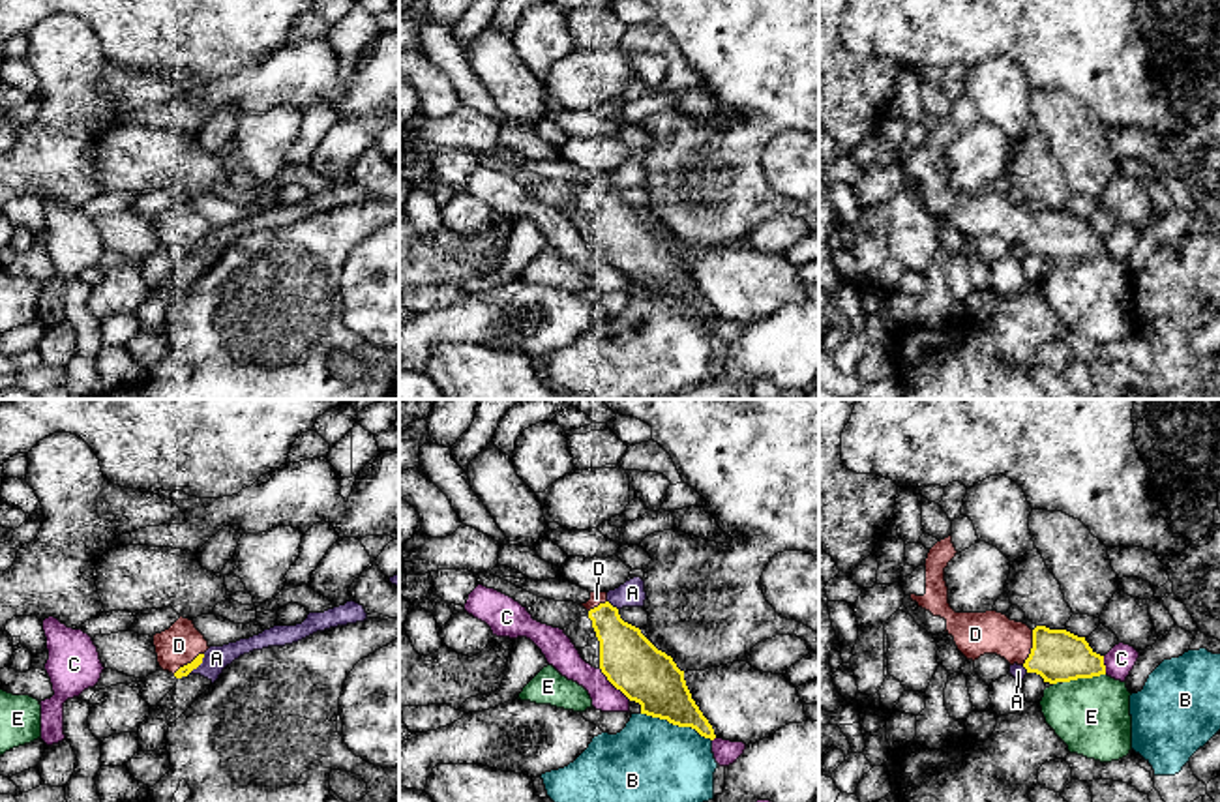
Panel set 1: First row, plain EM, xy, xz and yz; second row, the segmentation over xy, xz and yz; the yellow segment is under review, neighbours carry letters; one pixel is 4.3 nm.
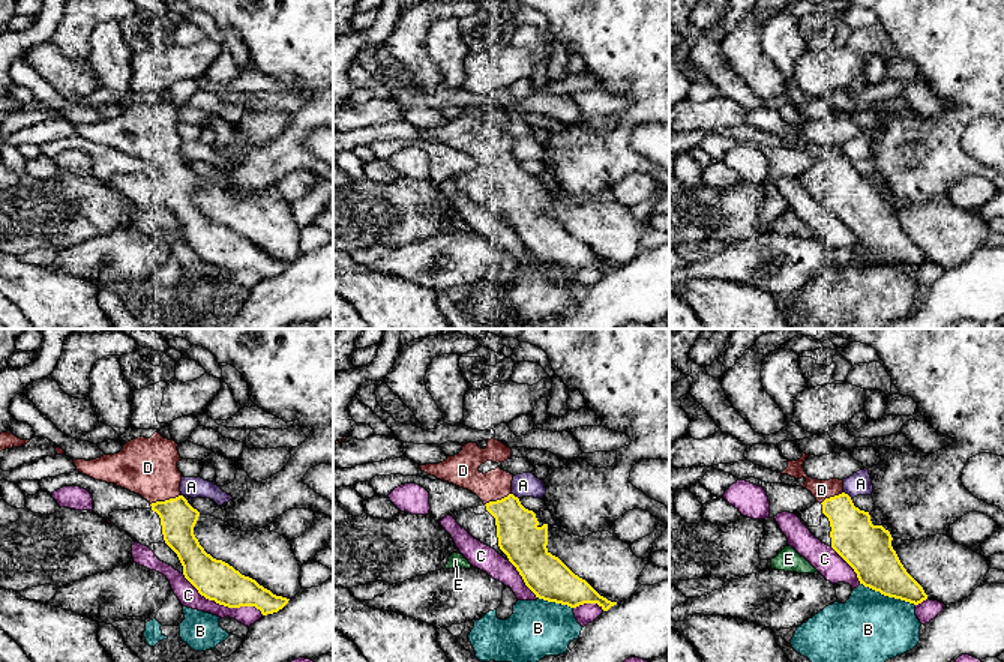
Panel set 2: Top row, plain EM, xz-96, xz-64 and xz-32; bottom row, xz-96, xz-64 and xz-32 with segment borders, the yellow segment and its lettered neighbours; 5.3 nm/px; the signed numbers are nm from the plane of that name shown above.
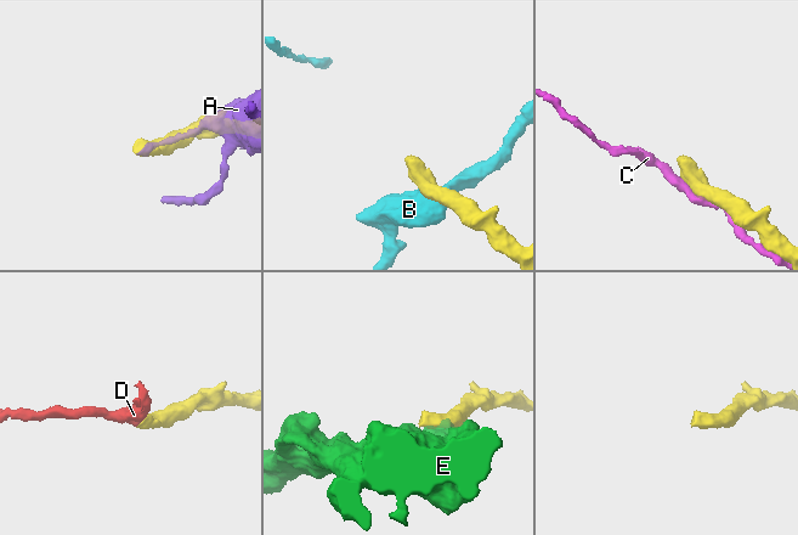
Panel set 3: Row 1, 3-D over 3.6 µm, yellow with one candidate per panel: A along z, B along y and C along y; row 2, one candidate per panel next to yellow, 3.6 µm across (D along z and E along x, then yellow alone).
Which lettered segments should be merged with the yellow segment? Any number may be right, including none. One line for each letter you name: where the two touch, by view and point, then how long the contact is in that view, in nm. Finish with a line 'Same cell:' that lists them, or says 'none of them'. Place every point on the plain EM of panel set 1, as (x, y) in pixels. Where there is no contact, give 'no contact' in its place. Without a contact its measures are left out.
D: meets yellow in yz at (1033, 227); contact 160 nm long
Same cell: D

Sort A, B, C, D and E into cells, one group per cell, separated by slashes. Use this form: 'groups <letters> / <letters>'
groups A / B / C / D / E

